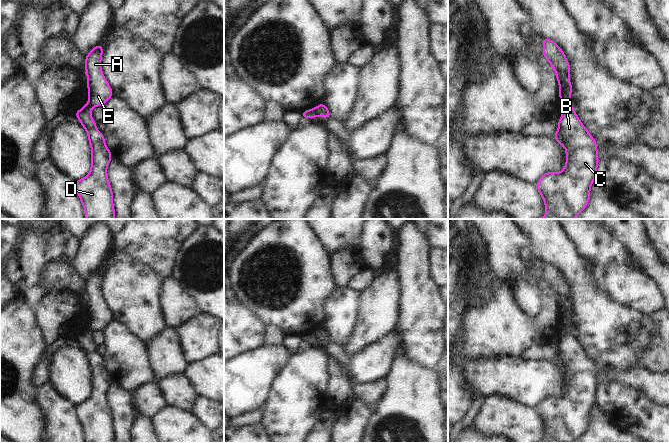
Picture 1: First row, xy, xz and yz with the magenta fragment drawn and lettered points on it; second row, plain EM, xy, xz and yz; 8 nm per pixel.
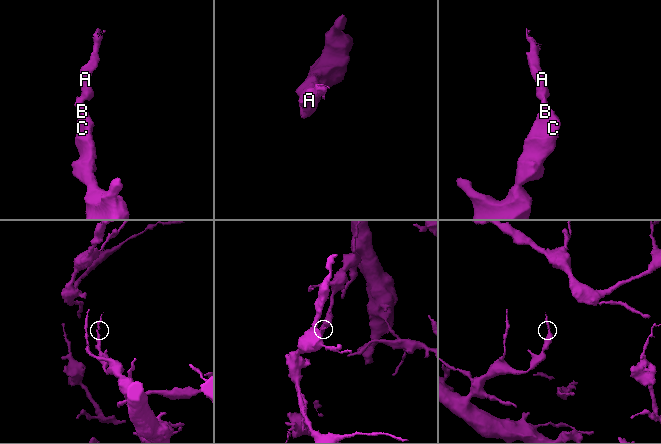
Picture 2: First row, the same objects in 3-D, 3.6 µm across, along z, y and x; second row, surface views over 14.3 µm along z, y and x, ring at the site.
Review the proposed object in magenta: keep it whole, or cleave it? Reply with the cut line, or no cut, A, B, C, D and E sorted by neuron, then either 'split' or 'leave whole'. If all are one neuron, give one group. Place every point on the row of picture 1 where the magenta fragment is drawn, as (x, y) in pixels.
cut yz (569, 102), (561, 105); groups A E / B C D; split

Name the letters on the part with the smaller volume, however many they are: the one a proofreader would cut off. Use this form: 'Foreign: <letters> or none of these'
Foreign: A, E

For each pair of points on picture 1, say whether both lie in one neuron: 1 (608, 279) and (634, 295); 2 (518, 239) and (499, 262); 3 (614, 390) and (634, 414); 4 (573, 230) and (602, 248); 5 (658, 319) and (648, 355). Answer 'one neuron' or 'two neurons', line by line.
1: one neuron
2: one neuron
3: one neuron
4: one neuron
5: one neuron

